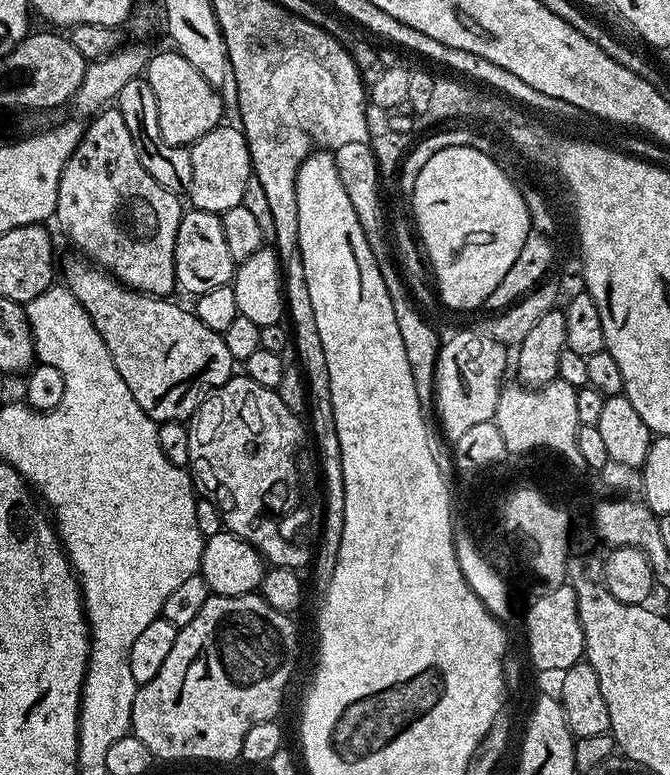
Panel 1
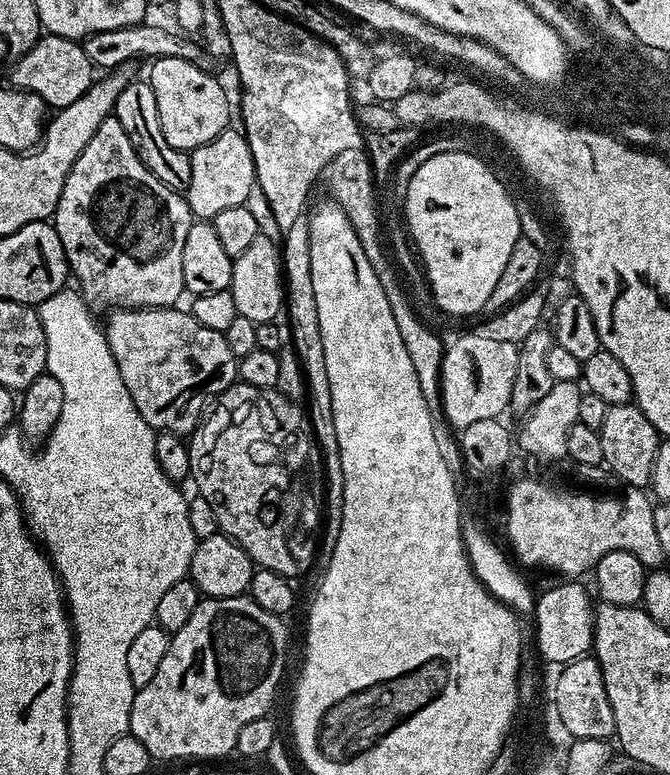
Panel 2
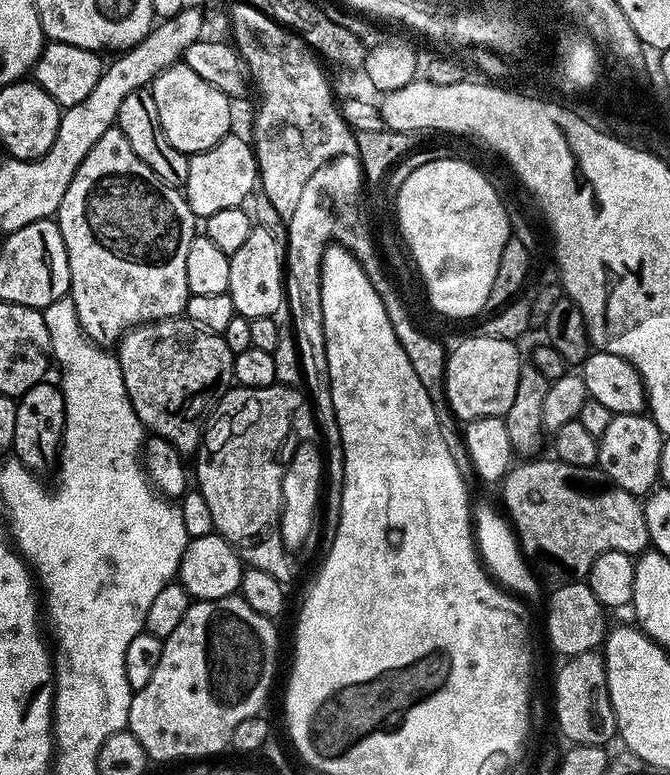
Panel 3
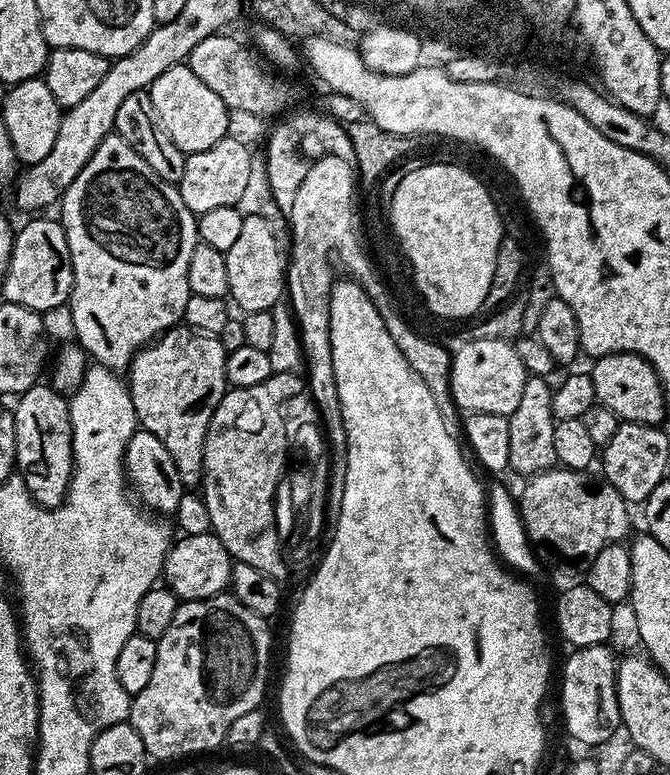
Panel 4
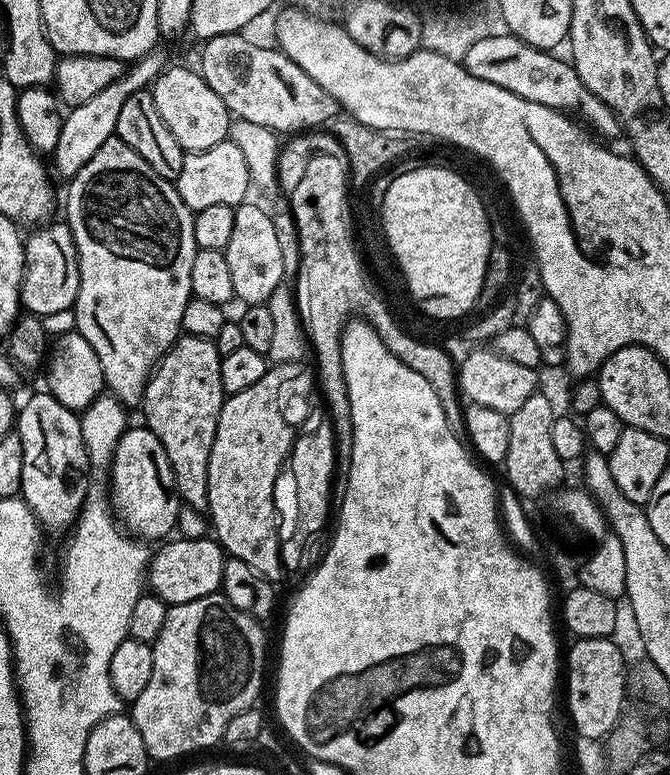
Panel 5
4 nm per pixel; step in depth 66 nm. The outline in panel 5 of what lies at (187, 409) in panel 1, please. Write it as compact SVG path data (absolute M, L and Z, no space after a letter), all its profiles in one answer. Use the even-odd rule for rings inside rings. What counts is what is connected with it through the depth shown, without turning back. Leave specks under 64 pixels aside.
M181 335L172 349L161 356L160 363L148 379L142 401L143 423L162 442L162 450L166 450L166 458L170 458L170 470L174 470L174 486L181 501L187 507L202 513L208 511L208 483L210 482L210 450L214 446L214 434L218 426L220 411L226 399L222 386L222 366L220 351L215 340Z

